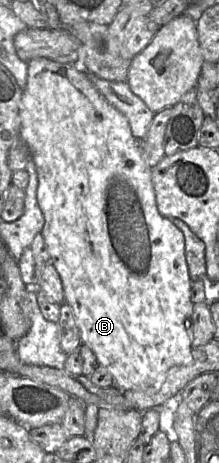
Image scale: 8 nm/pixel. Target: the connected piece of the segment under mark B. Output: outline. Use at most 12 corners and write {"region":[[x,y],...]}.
{"region":[[28,61],[19,136],[81,343],[192,358],[184,234],[128,119]]}

